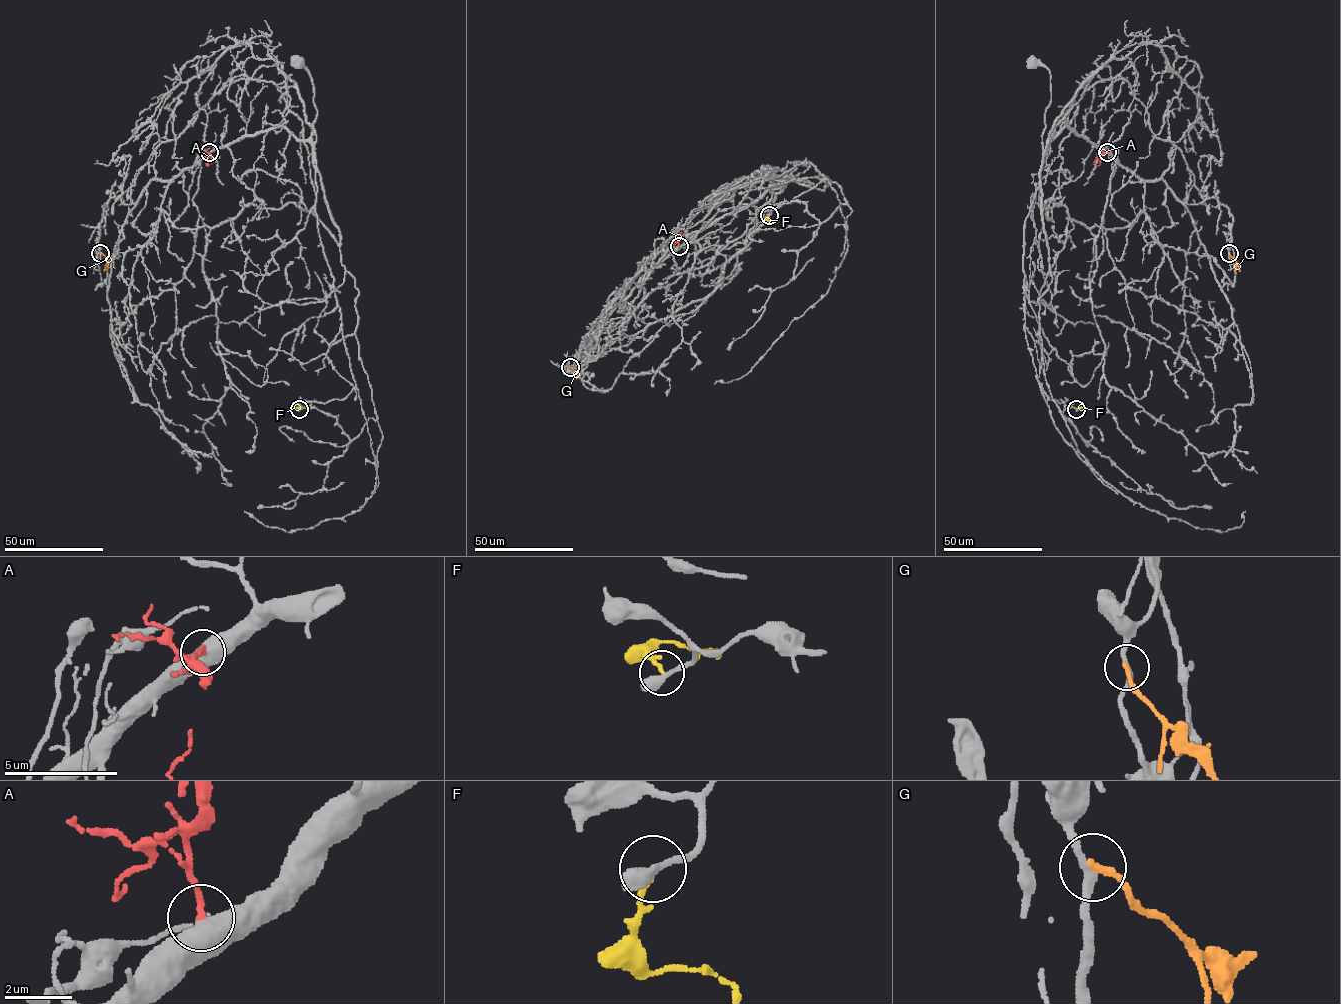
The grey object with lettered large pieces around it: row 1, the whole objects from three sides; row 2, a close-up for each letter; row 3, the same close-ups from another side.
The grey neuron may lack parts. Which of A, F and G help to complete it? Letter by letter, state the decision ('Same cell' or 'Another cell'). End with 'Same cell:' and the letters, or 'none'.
A: Another cell
F: Another cell
G: Another cell
Same cell: none

